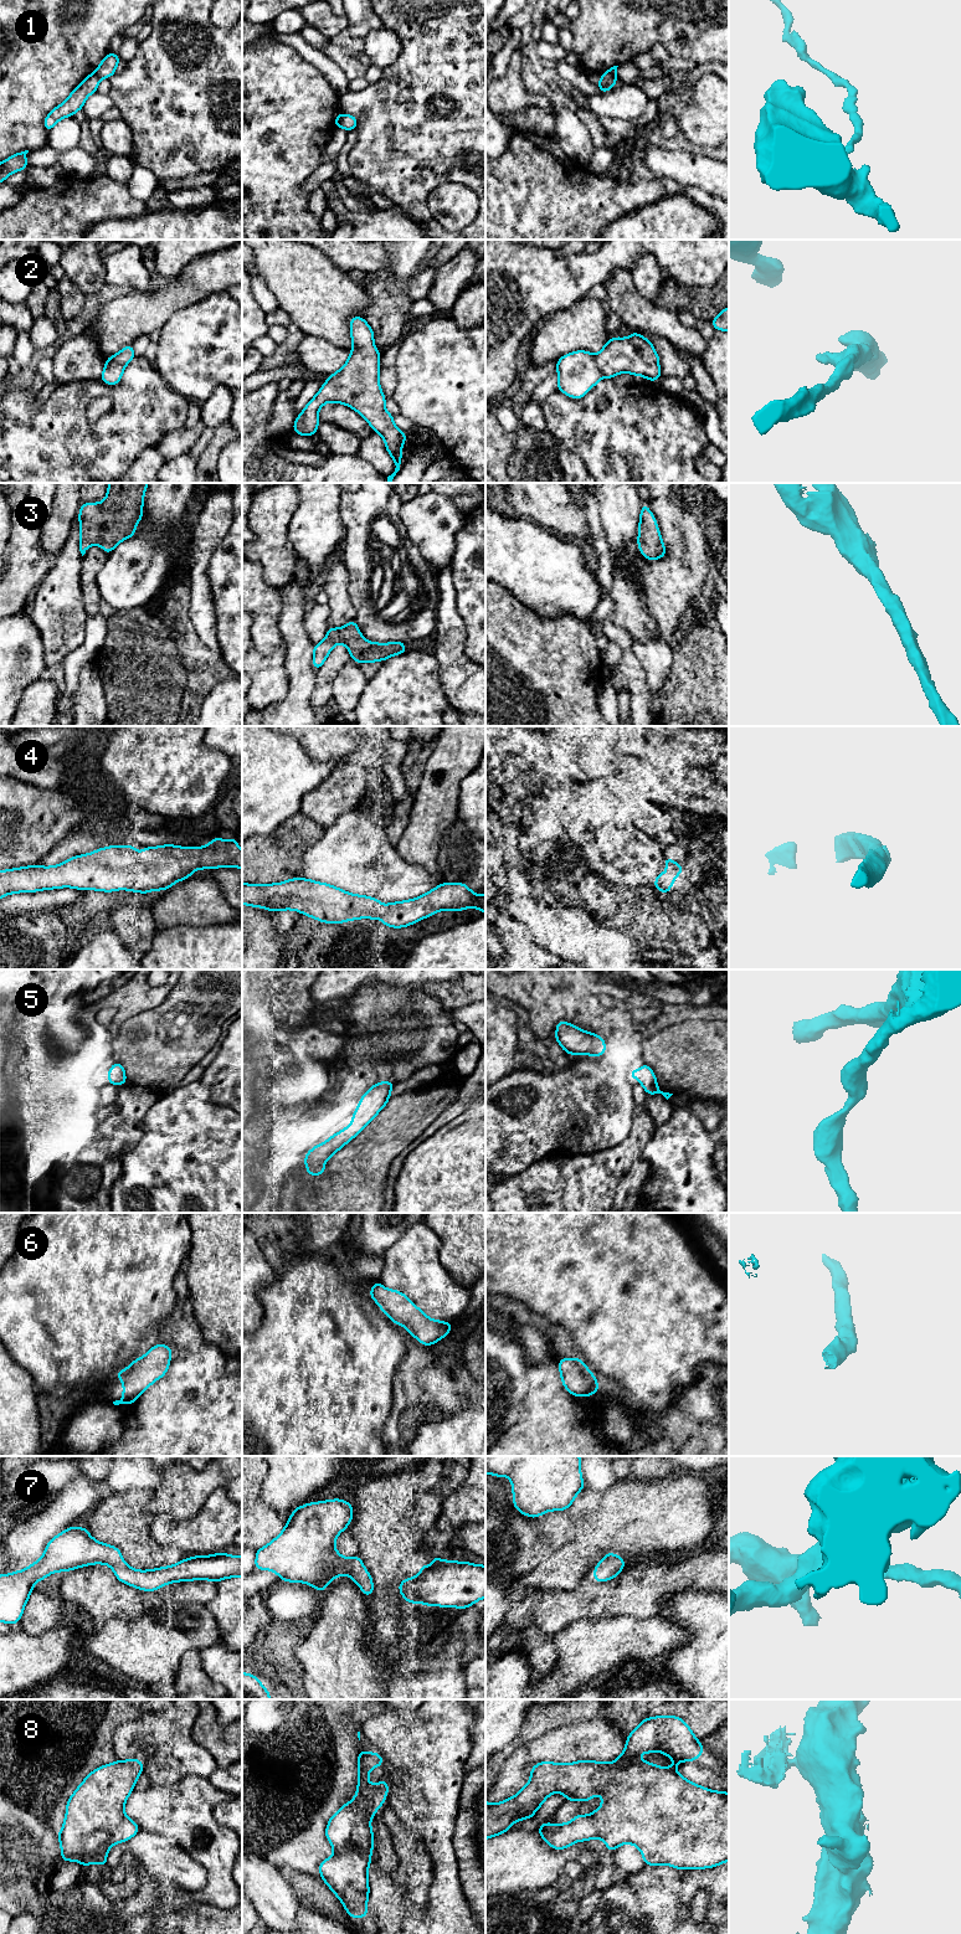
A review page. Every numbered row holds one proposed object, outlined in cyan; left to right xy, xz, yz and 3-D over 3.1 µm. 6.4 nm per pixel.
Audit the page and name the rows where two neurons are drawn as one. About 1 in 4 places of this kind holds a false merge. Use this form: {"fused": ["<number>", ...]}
{"fused": ["1"]}

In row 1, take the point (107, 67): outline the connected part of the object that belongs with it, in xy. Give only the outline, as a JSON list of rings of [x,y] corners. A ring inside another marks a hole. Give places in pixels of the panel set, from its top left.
[[[109,52],[99,63],[99,66],[96,70],[96,73],[101,78],[109,78],[115,73],[115,68],[118,63],[120,62],[119,57],[114,52]]]

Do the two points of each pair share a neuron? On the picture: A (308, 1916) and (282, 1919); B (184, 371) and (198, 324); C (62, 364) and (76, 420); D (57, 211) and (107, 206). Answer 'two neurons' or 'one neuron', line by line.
A: two neurons
B: one neuron
C: two neurons
D: one neuron

